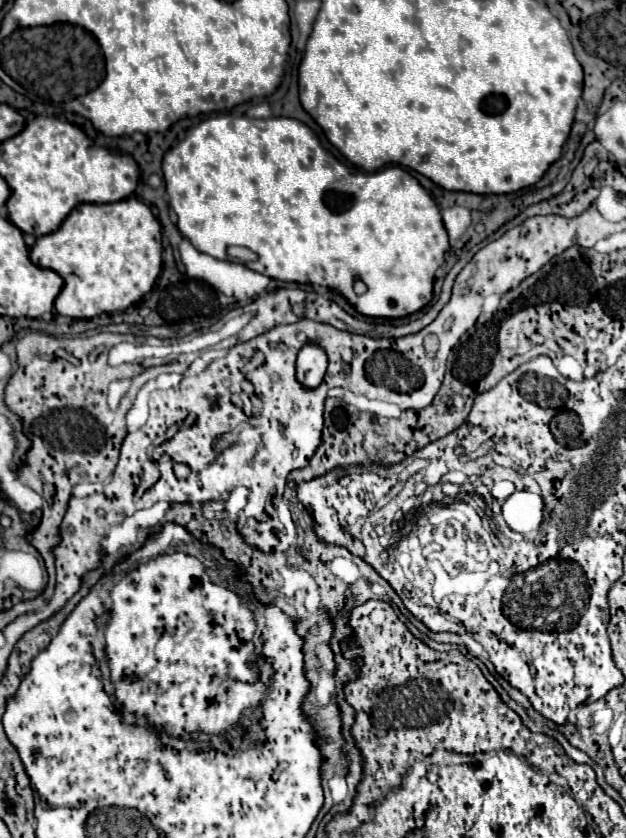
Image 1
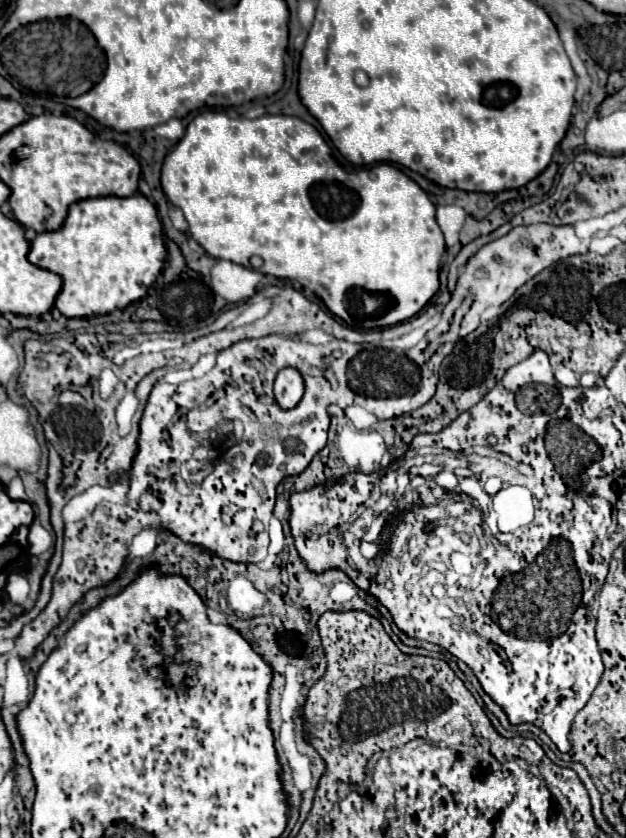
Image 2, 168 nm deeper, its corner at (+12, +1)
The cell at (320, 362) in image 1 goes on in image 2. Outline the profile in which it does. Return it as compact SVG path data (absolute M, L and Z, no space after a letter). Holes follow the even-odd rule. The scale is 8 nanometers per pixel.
M286 367L278 373L276 383L274 383L274 397L280 409L292 409L300 403L304 395L304 381L300 373L292 367Z

